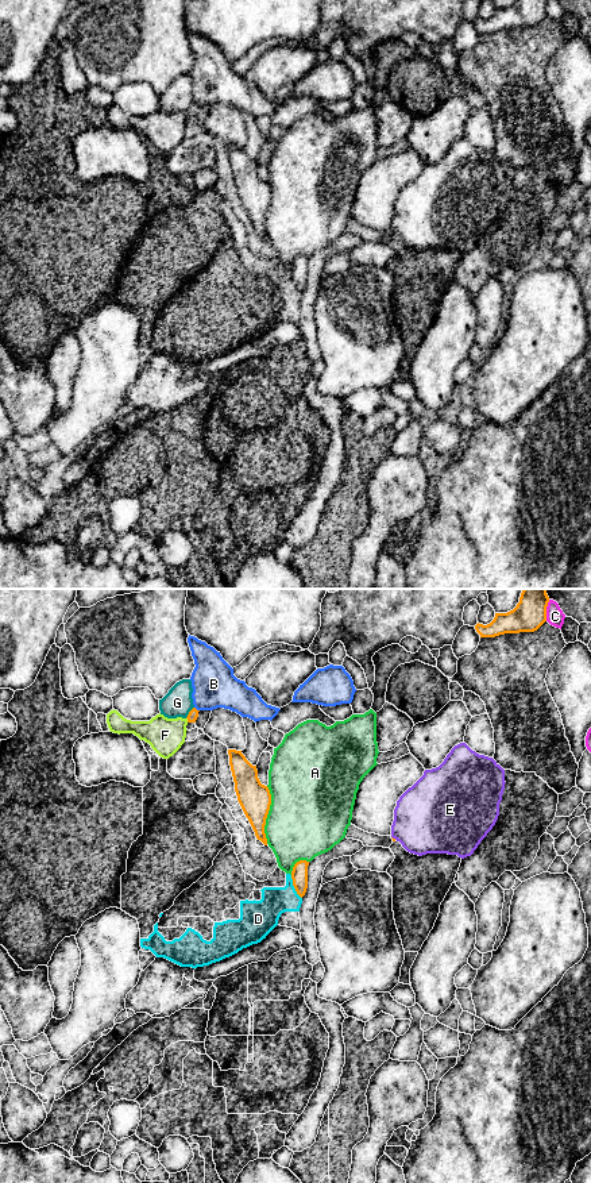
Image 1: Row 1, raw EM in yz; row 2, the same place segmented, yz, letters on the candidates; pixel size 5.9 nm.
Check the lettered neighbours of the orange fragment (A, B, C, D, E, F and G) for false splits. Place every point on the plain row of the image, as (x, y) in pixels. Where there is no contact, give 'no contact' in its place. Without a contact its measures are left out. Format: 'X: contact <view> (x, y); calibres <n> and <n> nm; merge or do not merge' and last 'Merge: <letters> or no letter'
A: contact yz (267, 208); calibres 190 and 480 nm; do not merge
B: contact yz (196, 104); calibres 60 and 260 nm; do not merge
C: contact yz (545, 8); calibres 160 and 110 nm; do not merge
D: contact yz (294, 282); calibres 100 and 180 nm; do not merge
E: contact yz (394, 234); calibres 20 and 420 nm; do not merge
F: contact yz (188, 115); calibres 60 and 220 nm; do not merge
G: contact yz (189, 107); calibres 60 and 170 nm; do not merge
Merge: no letter

